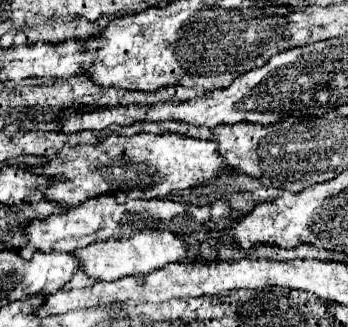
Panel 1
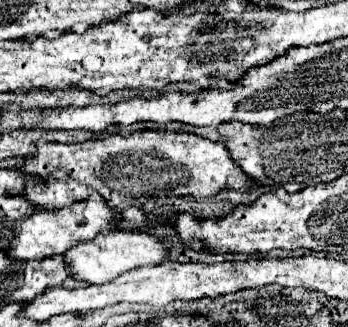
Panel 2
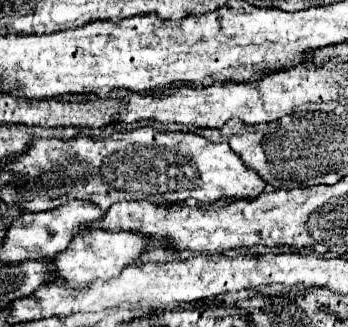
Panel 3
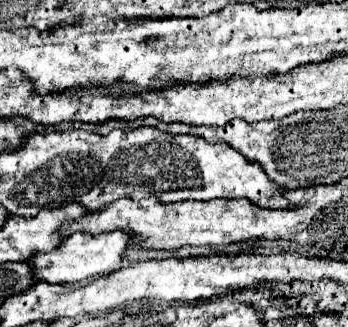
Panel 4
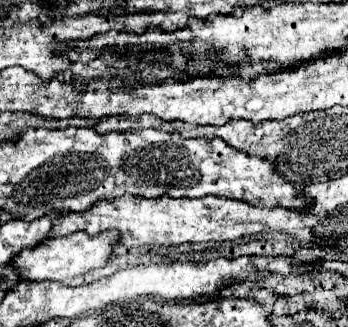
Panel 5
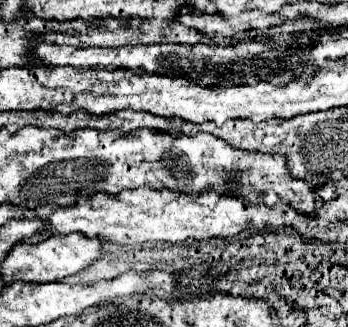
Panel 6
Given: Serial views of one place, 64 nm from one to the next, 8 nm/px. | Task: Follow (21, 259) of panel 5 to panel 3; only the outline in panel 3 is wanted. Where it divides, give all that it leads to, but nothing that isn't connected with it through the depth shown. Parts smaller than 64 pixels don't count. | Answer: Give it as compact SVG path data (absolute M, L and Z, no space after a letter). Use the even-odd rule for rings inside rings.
M92 230L84 232L84 236L78 236L72 240L70 248L60 252L60 256L54 256L48 260L52 264L52 272L56 276L64 278L70 284L82 286L96 280L110 280L116 278L126 266L132 266L140 260L140 252L144 252L148 246L148 238L136 232L106 232L106 230Z

